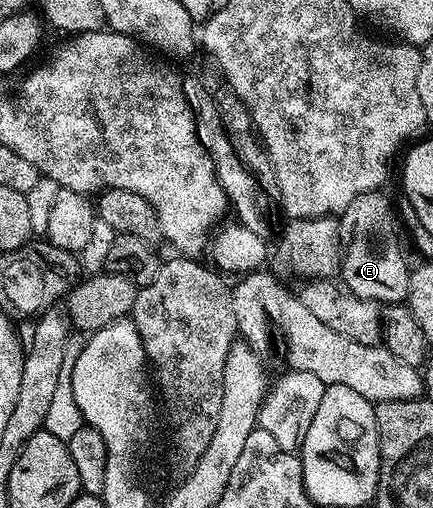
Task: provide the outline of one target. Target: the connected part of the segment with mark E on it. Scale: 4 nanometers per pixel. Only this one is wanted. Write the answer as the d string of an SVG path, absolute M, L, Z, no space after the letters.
M383 191L358 194L354 202L339 217L342 248L342 284L345 289L358 294L363 300L374 300L381 305L407 301L410 264L404 261L400 249L398 216Z

